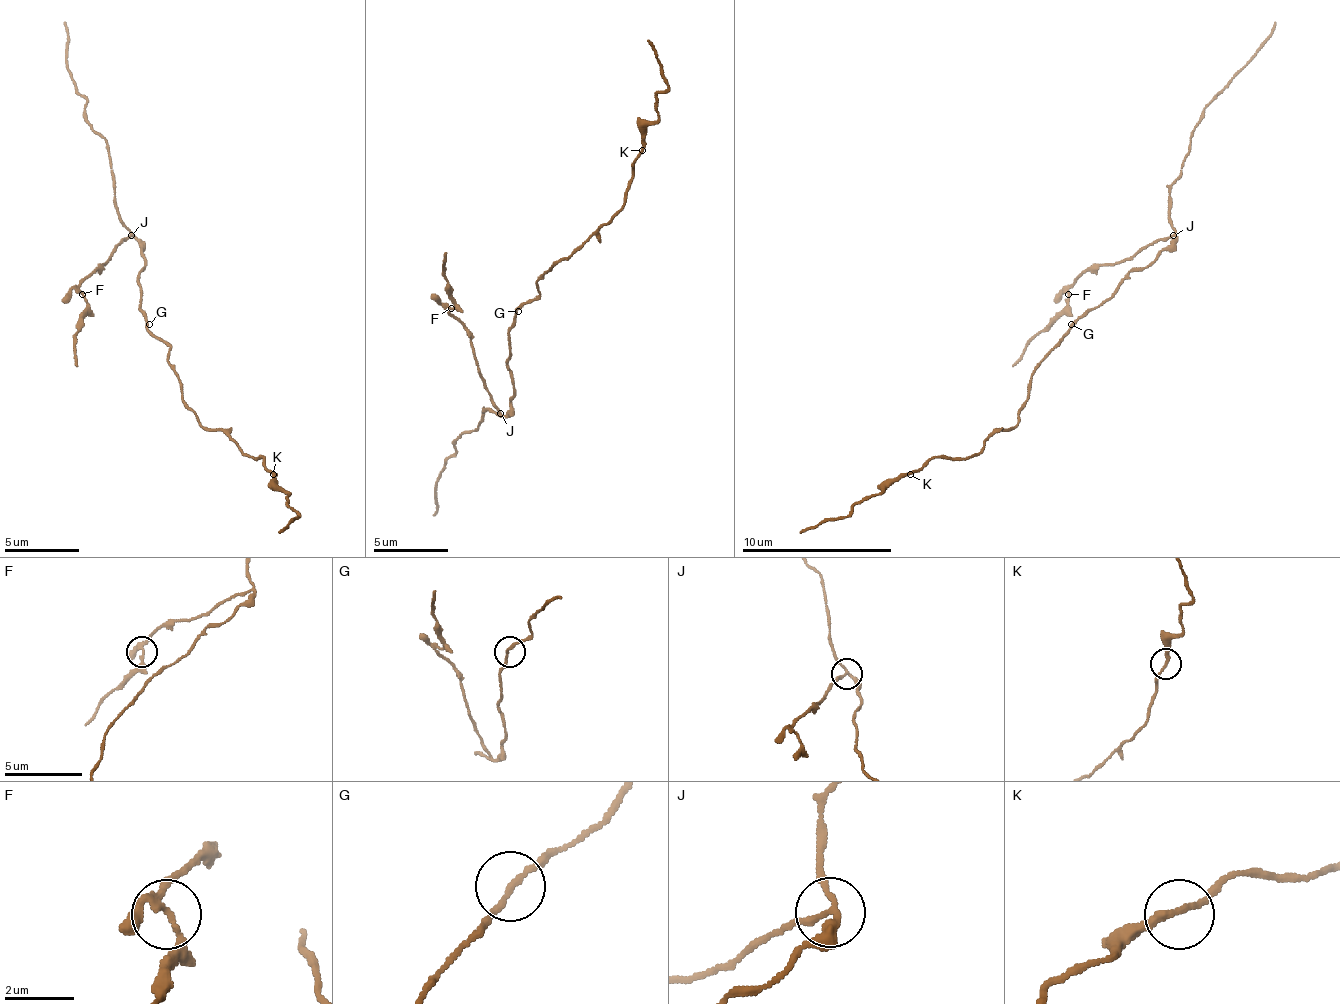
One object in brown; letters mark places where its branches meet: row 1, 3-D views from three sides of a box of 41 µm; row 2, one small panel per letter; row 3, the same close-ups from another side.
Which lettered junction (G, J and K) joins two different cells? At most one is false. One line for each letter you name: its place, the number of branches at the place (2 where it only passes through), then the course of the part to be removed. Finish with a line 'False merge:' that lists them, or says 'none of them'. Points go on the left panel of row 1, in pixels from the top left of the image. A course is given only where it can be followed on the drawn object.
J: Place: (131, 235). Branches: 3. Course of the part to remove: (130, 234), (104, 264), (82, 283), (85, 309), (74, 339), (78, 366)
False merge: J

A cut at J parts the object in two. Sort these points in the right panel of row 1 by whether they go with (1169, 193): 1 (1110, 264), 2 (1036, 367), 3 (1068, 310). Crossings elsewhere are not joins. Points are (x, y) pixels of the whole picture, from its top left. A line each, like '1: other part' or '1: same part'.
1: other part
2: same part
3: other part

